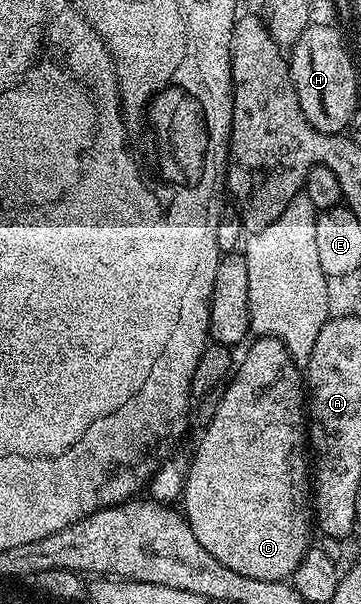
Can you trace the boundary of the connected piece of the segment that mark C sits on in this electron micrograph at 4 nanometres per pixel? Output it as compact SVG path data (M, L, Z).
M261 336L249 343L250 351L237 363L232 377L225 383L224 398L217 409L216 416L201 431L202 439L194 450L194 459L189 459L186 468L186 482L182 485L180 495L181 509L186 516L186 523L196 532L196 540L216 556L220 564L232 568L232 572L240 572L240 576L252 576L256 580L289 579L300 564L300 560L311 549L310 526L312 530L312 478L308 473L308 414L304 409L304 374L299 363L292 360L288 348L280 340Z

